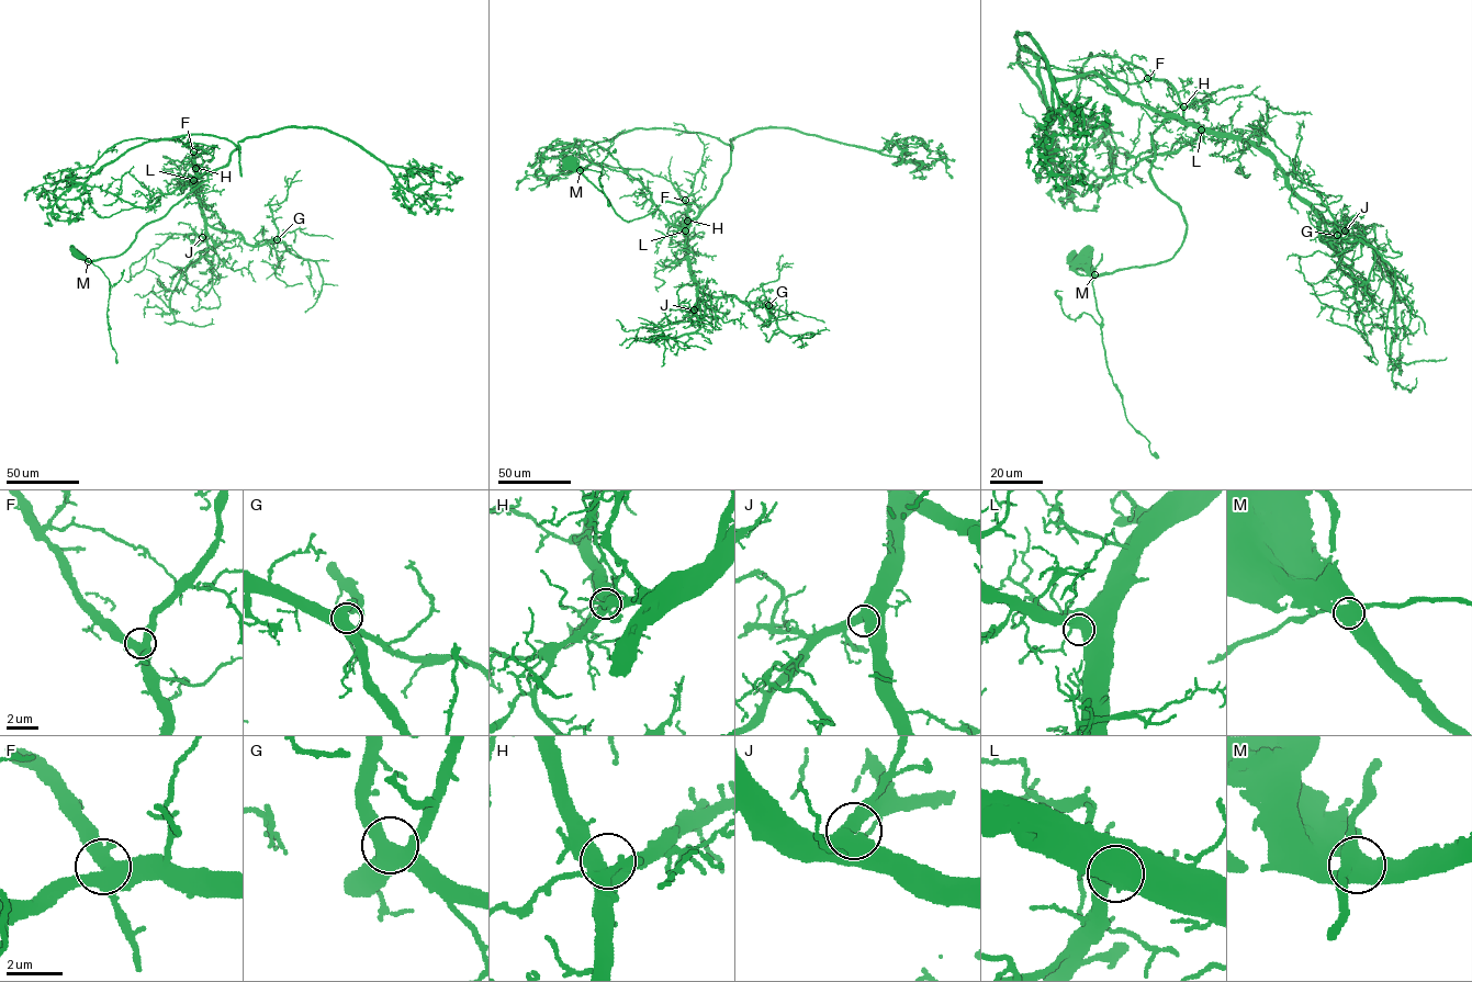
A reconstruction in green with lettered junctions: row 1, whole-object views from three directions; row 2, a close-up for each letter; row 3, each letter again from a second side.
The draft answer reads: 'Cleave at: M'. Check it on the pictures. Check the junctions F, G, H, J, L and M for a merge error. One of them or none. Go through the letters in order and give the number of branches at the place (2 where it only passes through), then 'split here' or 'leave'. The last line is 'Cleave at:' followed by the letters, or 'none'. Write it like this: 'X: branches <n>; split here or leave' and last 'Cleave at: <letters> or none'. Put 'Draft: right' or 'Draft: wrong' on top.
Draft: right
F: branches 4; leave
G: branches 4; leave
H: branches 4; leave
J: branches 2; leave
L: branches 3; leave
M: branches 4; split here
Cleave at: M

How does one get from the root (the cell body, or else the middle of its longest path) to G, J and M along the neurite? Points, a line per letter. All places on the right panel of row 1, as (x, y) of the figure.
G: (1083, 259), (1109, 274), (1180, 248), (1184, 218), (1150, 173), (1173, 119), (1257, 144), (1321, 238), (1337, 235)
J: (1083, 259), (1109, 274), (1180, 248), (1184, 218), (1150, 173), (1152, 135), (1173, 119), (1257, 144), (1345, 230)
M: (1083, 259), (1094, 275)

